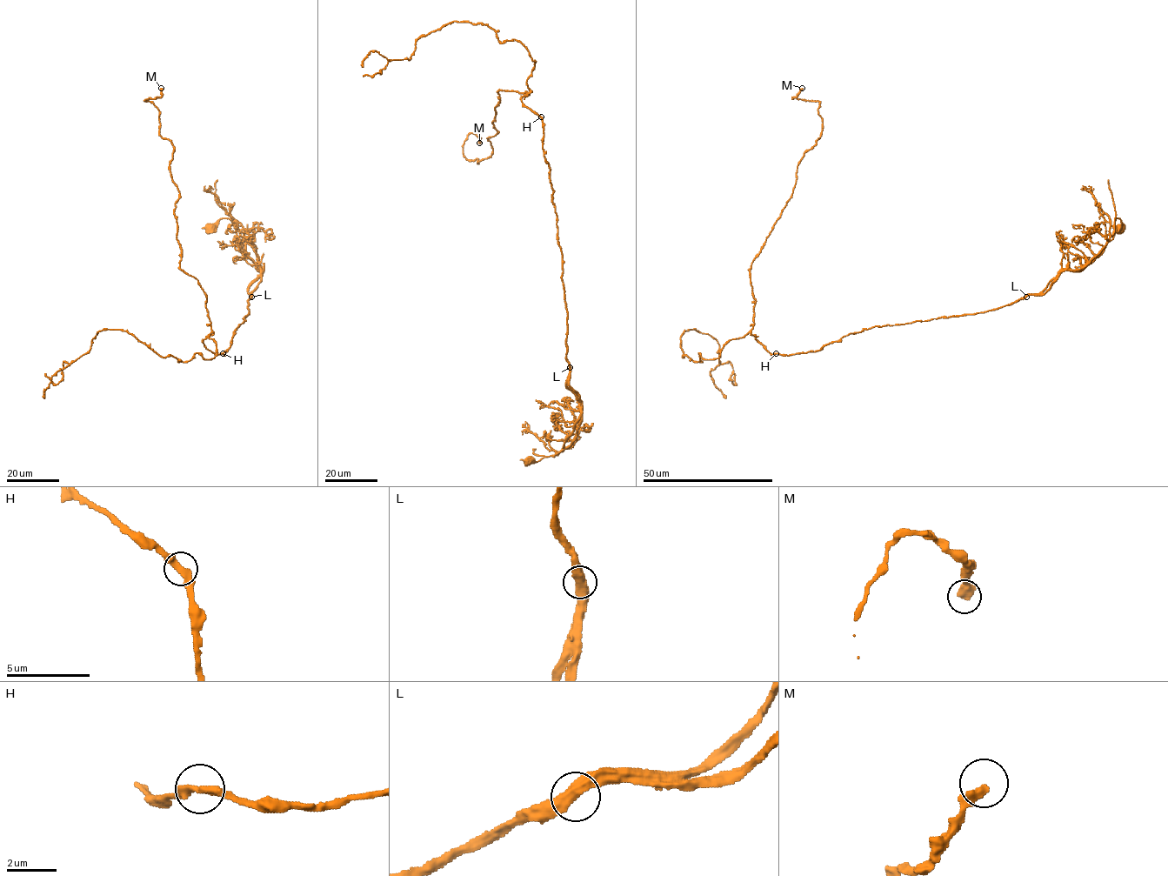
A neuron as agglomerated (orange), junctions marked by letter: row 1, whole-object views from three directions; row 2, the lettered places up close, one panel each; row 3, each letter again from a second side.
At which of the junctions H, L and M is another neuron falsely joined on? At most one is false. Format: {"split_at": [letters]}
{"split_at": ["L"]}

